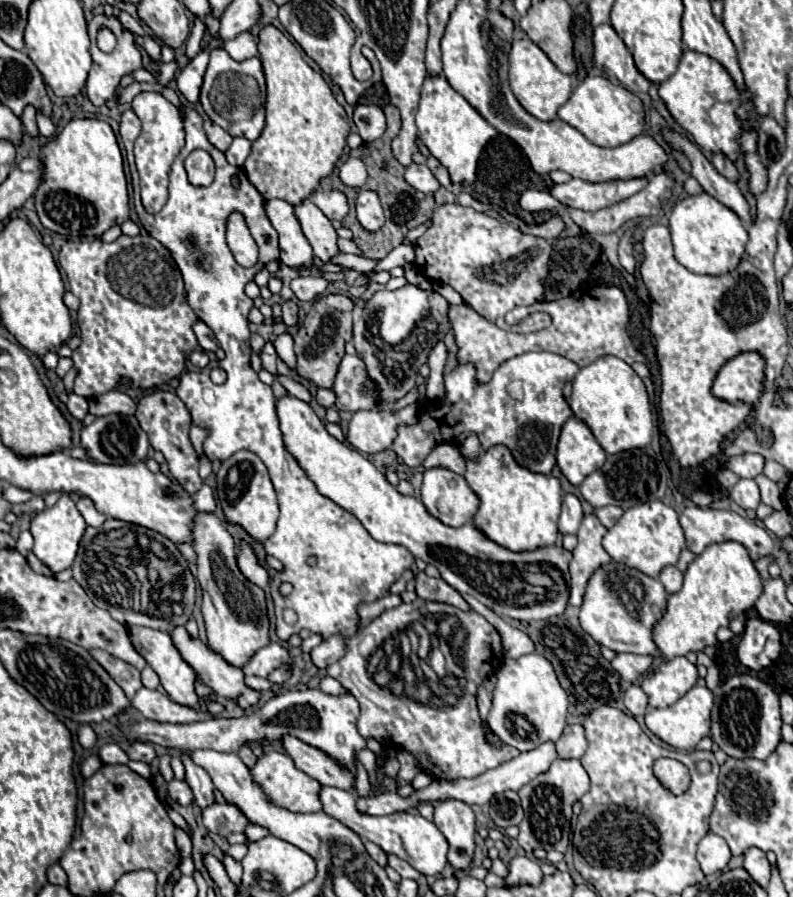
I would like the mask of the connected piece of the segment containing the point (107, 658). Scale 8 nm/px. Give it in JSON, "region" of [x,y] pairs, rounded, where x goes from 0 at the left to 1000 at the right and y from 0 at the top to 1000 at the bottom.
{"region":[[[112,725],[112,729],[140,751],[140,756],[155,767],[158,776],[165,780],[170,776],[170,771],[180,765],[178,763],[178,751],[175,747],[170,747],[168,742],[163,742],[160,738],[150,736],[150,734],[142,734],[137,727],[132,725]]]}

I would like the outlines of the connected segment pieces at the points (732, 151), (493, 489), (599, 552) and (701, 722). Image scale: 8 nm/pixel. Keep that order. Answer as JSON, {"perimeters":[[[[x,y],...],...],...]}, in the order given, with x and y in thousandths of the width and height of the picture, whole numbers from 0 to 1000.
{"perimeters":[[[[874,56],[861,58],[854,80],[831,96],[831,107],[841,116],[844,125],[876,154],[879,163],[889,169],[909,169],[922,181],[934,174],[929,154],[934,152],[934,145],[939,145],[939,138],[929,132],[929,120],[937,105],[939,103],[929,98],[922,82],[902,65]]],[[[619,497],[617,502],[607,502],[599,513],[586,511],[586,517],[589,522],[584,533],[607,555],[607,564],[599,573],[599,586],[607,593],[647,615],[700,606],[702,577],[710,560],[705,533],[662,524],[662,520],[642,506],[639,497]]],[[[738,573],[735,584],[728,593],[730,606],[723,613],[723,624],[718,629],[718,635],[720,635],[718,673],[723,673],[723,676],[733,676],[738,653],[740,653],[740,647],[745,644],[748,635],[770,627],[770,620],[758,609],[758,600],[763,598],[763,593],[765,593],[765,589],[755,582],[755,577],[750,573]]],[[[874,765],[861,778],[856,778],[849,787],[841,789],[818,789],[813,796],[816,812],[854,836],[874,836],[884,823],[894,821],[897,809],[897,789],[899,789],[899,774],[892,765]]]]}

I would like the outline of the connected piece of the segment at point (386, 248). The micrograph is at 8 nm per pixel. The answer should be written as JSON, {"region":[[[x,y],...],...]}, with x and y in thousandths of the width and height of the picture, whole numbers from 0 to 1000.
{"region":[[[488,116],[485,120],[485,129],[488,129],[488,147],[478,154],[478,156],[470,156],[470,158],[460,158],[455,161],[450,167],[443,167],[443,174],[458,178],[458,183],[463,183],[463,192],[465,192],[465,198],[458,207],[465,210],[465,212],[473,212],[478,214],[478,221],[480,221],[480,227],[483,227],[483,234],[485,234],[485,243],[488,243],[488,250],[475,256],[475,259],[463,259],[448,243],[448,234],[443,232],[440,239],[433,243],[433,252],[443,254],[445,259],[445,268],[450,270],[450,274],[458,279],[458,285],[460,288],[473,288],[473,290],[480,290],[485,288],[498,274],[503,274],[508,268],[511,268],[511,261],[533,250],[536,245],[541,245],[546,241],[546,234],[549,234],[549,223],[546,219],[541,216],[533,216],[533,214],[526,214],[521,212],[508,194],[511,194],[511,187],[493,174],[493,156],[503,149],[506,145],[506,132],[503,132],[503,123],[496,118],[496,116]]]}

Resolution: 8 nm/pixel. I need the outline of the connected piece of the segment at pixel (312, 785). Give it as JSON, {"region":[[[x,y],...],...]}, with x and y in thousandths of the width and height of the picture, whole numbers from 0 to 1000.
{"region":[[[337,838],[317,856],[317,861],[319,861],[319,867],[332,876],[339,892],[347,894],[349,899],[357,899],[357,901],[362,901],[367,905],[405,905],[407,903],[405,892],[402,892],[405,874],[397,867],[392,867],[390,863],[385,863],[382,858],[377,858],[362,841],[357,841],[357,838]]]}

